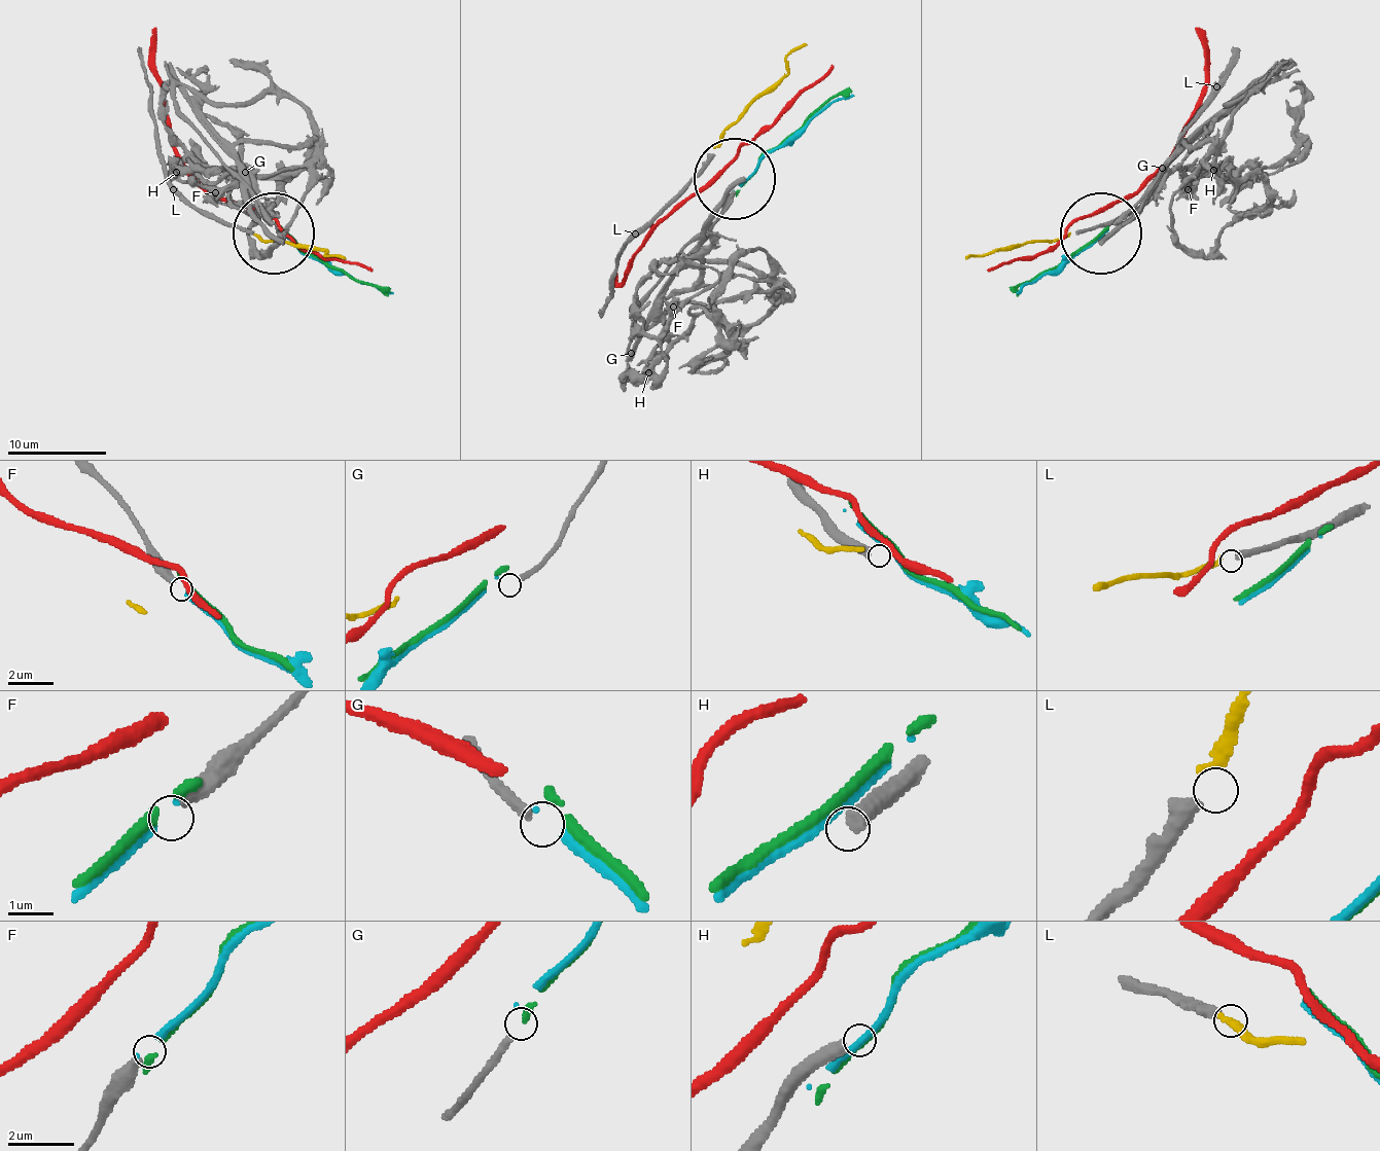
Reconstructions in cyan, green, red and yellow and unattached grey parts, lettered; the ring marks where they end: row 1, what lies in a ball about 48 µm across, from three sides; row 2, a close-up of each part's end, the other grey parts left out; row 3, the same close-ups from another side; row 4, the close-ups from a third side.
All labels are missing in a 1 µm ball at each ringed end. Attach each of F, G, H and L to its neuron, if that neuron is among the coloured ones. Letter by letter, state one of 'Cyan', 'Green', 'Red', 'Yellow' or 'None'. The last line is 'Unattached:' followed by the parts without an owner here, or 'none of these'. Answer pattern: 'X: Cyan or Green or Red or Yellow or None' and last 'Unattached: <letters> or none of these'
F: Cyan
G: None
H: None
L: Yellow
Unattached: G, H

